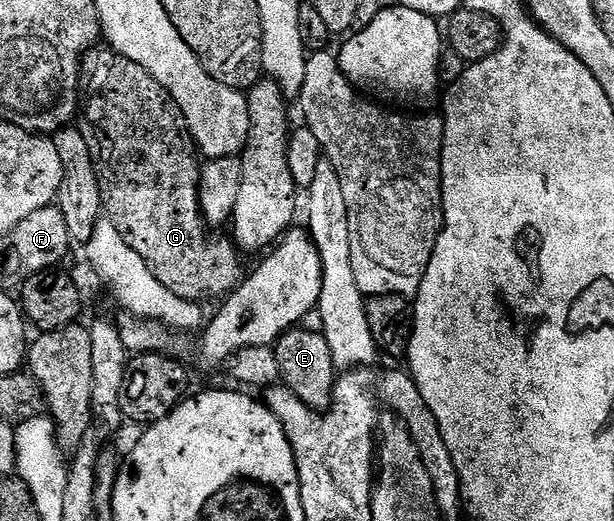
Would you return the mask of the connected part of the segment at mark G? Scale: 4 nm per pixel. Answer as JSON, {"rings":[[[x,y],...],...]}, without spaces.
{"rings":[[[96,45],[84,55],[81,64],[81,83],[85,88],[86,98],[87,95],[91,98],[88,103],[87,100],[85,103],[85,111],[87,107],[87,127],[85,126],[85,131],[87,142],[91,145],[91,156],[95,162],[95,172],[97,173],[97,181],[101,189],[103,210],[106,218],[110,219],[117,229],[117,233],[121,233],[125,245],[129,245],[129,249],[133,249],[133,253],[137,253],[137,257],[141,257],[141,261],[145,261],[149,273],[153,273],[153,277],[157,277],[157,281],[161,281],[161,285],[165,285],[165,289],[169,289],[169,293],[177,293],[177,297],[192,301],[204,301],[203,299],[215,298],[215,300],[218,300],[220,297],[230,295],[245,278],[245,270],[243,271],[244,256],[230,238],[215,240],[207,236],[209,228],[203,222],[203,215],[199,211],[201,155],[196,148],[195,139],[191,136],[191,131],[187,128],[187,118],[183,116],[181,109],[173,101],[173,97],[150,73],[145,69],[141,69],[141,65],[137,65],[137,61],[129,61],[129,57],[111,50],[106,45]]]}

